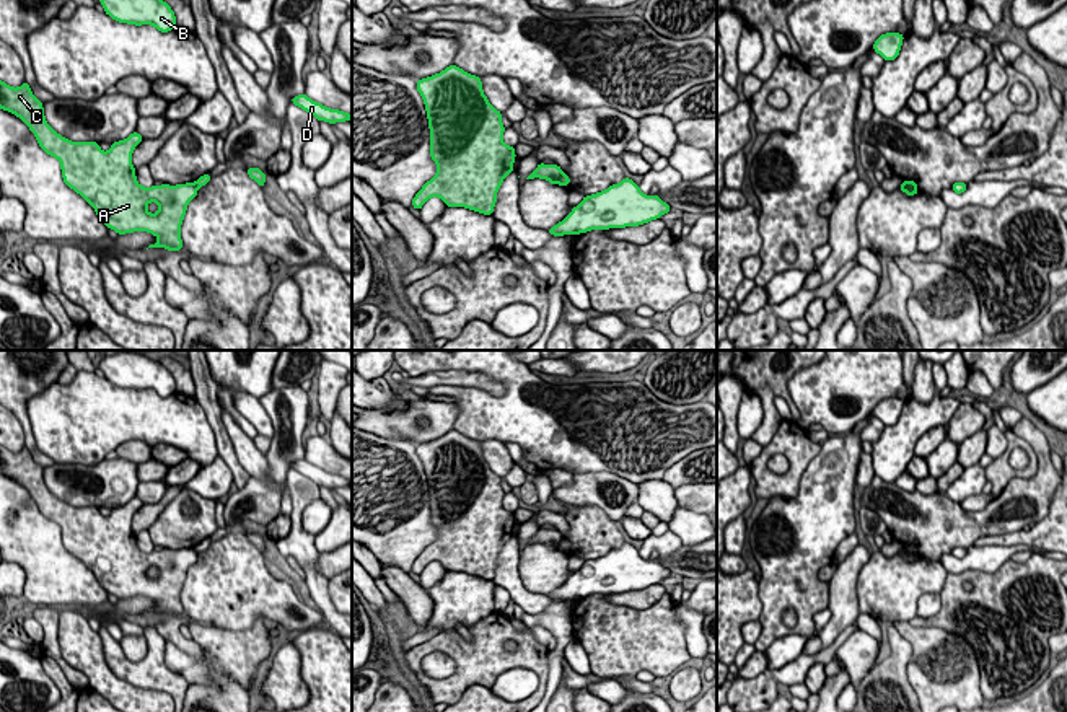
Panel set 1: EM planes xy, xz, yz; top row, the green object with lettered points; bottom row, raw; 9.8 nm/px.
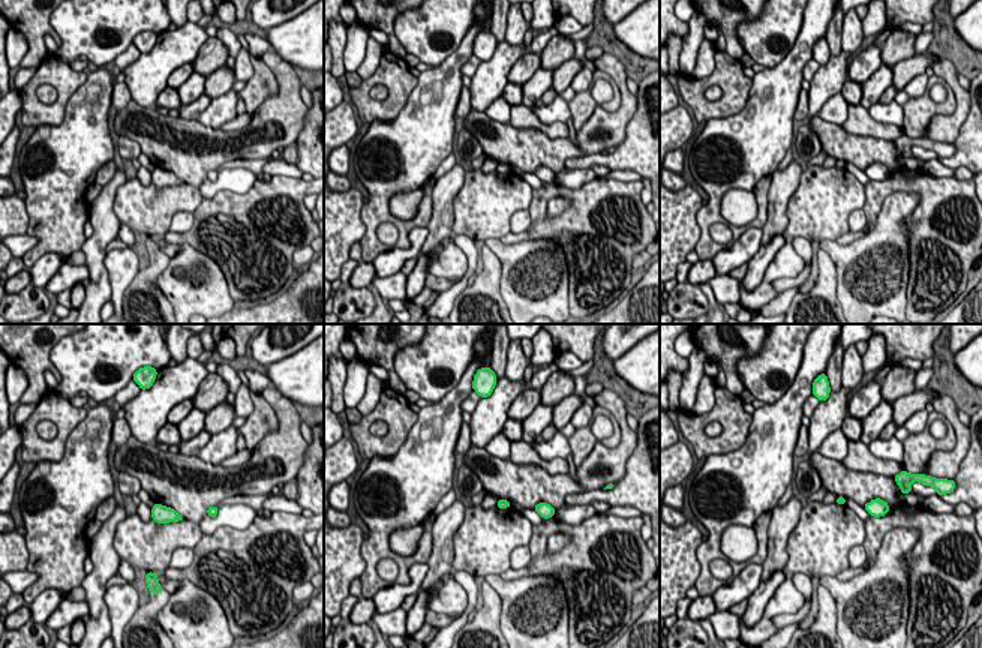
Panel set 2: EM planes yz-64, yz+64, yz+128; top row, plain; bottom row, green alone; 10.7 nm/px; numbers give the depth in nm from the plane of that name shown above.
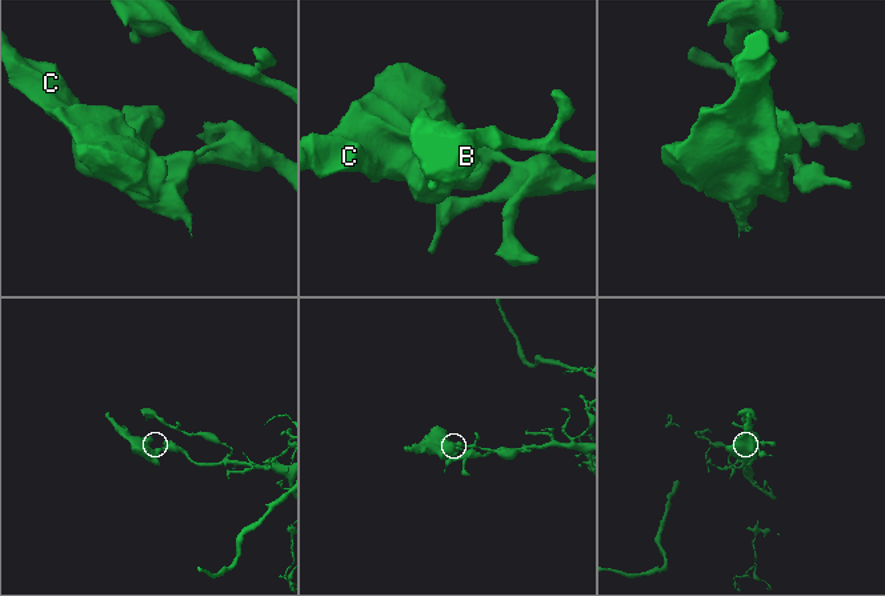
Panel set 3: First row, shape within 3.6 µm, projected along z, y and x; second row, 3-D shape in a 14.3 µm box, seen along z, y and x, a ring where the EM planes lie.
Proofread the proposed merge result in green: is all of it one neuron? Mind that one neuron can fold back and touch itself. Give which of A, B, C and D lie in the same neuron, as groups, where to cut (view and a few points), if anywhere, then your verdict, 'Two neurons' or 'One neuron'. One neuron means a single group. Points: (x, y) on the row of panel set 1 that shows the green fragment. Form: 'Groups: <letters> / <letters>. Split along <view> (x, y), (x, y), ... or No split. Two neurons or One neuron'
Groups: A C / B D. Split along yz (904, 181), (916, 188). Two neurons

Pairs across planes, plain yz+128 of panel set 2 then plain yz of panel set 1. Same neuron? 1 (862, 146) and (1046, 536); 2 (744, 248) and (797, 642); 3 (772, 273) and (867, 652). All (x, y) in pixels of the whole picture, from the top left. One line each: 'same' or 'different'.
1: different
2: same
3: same

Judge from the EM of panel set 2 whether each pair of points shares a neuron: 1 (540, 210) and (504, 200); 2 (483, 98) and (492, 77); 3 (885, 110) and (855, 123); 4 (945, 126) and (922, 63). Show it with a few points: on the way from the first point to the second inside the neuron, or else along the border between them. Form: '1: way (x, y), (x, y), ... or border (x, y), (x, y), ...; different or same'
1: border (532, 189), (528, 209); different
2: way (483, 93), (489, 81); same
3: border (867, 110), (876, 120), (901, 128); different
4: border (939, 59), (931, 66); different

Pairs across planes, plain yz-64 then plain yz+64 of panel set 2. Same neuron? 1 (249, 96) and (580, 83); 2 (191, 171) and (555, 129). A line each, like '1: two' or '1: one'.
1: two
2: two

